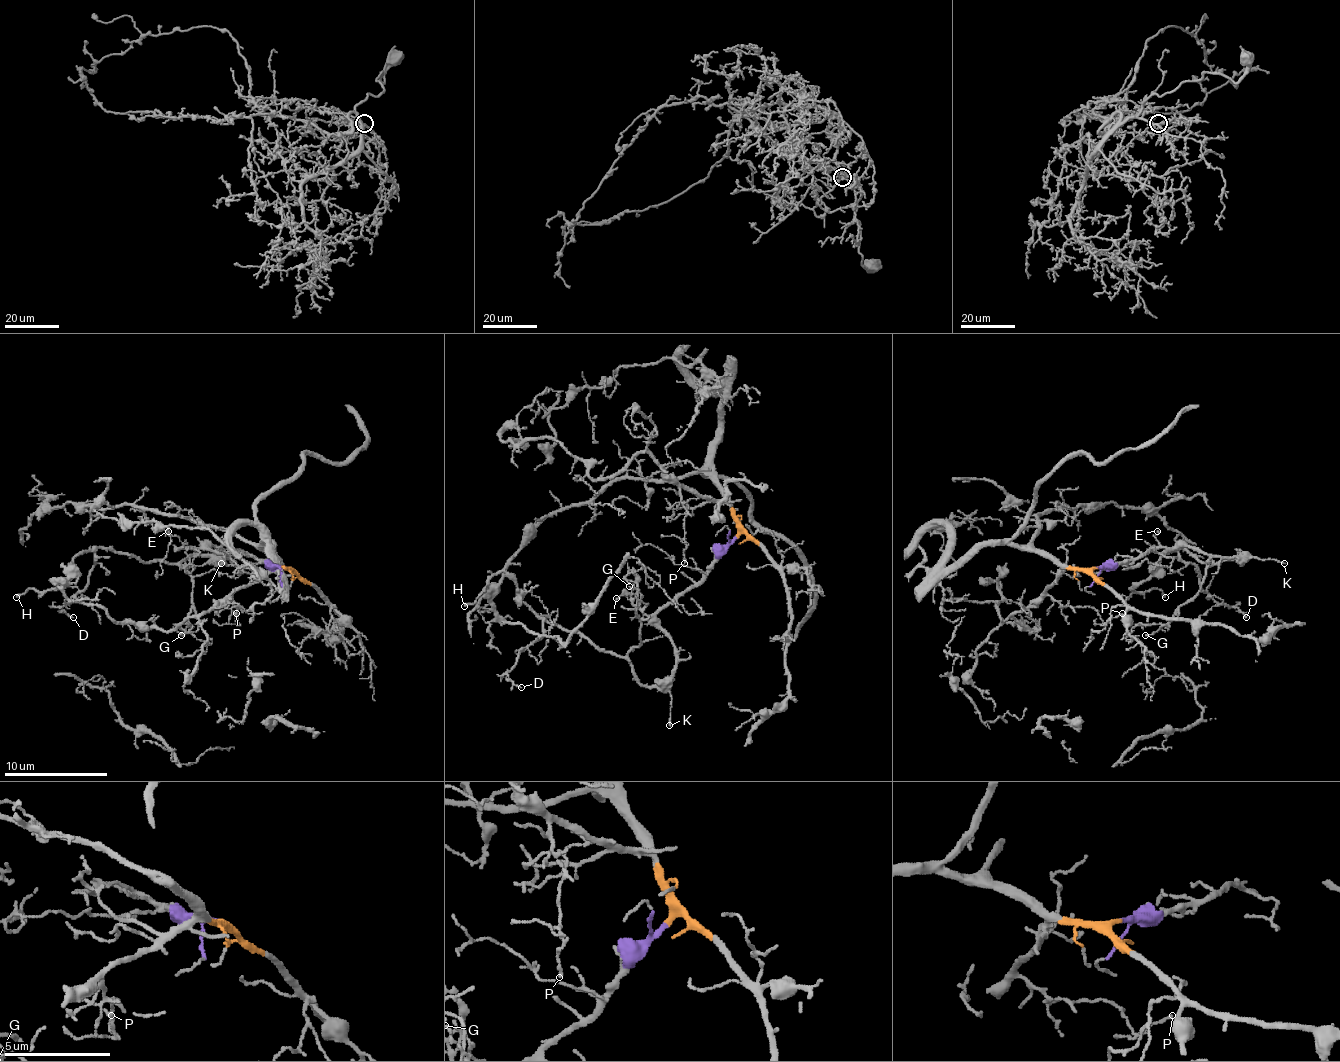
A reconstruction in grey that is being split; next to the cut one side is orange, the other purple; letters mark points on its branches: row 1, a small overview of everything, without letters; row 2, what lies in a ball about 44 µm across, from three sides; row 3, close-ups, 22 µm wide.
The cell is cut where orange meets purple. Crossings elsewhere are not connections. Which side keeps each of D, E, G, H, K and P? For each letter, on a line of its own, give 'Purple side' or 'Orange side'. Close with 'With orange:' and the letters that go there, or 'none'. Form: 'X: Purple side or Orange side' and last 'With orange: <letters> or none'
D: Purple side
E: Purple side
G: Purple side
H: Purple side
K: Purple side
P: Orange side
With orange: P

